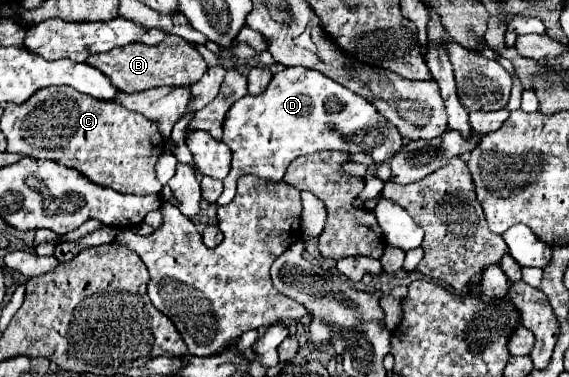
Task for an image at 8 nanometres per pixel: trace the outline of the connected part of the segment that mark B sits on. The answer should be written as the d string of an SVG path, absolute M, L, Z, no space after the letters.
M168 35L166 43L160 45L144 45L144 43L130 43L106 53L94 53L94 57L86 59L88 65L100 69L104 75L110 77L114 87L124 93L146 91L160 85L186 85L196 83L206 73L206 63L202 55L182 37Z

